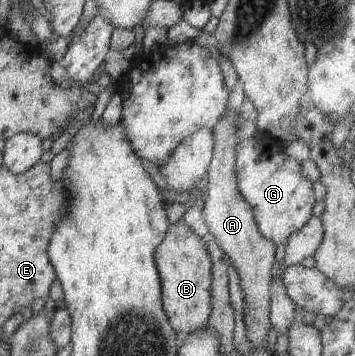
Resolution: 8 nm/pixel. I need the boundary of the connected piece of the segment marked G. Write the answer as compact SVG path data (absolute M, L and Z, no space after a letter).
M267 134L243 140L239 138L236 155L237 185L242 198L252 209L258 230L264 238L271 240L276 246L285 244L288 237L299 231L312 217L312 208L315 204L313 182L302 175L301 164L290 158L284 152L284 145Z

